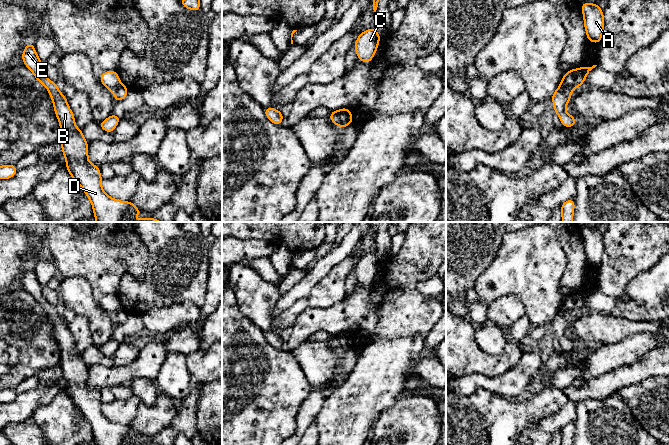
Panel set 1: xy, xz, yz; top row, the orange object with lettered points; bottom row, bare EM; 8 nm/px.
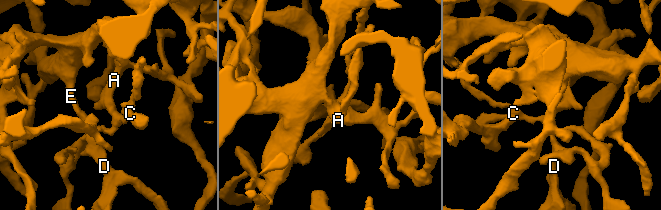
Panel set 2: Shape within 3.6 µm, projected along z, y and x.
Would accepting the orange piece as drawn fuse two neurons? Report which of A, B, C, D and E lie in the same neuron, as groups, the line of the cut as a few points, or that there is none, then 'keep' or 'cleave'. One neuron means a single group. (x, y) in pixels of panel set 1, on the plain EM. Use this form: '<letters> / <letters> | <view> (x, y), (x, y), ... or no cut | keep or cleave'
A B D E / C | xz (336, 335), (342, 351) | cleave

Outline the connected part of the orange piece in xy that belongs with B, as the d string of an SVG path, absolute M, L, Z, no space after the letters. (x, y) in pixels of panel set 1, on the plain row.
M32 266L26 269L21 280L24 289L47 312L53 324L54 335L60 347L59 366L66 382L66 392L90 423L96 445L133 445L141 434L131 425L115 424L103 415L100 391L88 385L88 367L82 354L75 350L75 342L65 320L59 315L56 307L44 298L42 286Z

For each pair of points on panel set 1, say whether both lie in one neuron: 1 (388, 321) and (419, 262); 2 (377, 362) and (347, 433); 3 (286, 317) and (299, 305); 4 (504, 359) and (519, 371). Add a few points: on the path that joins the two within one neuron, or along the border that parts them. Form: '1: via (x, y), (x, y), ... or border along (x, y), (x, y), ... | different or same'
1: via (392, 306), (406, 291), (406, 277) | same
2: via (377, 380), (347, 415) | same
3: via (289, 315), (296, 308) | same
4: border along (523, 353), (515, 365), (502, 374), (492, 377) | different

